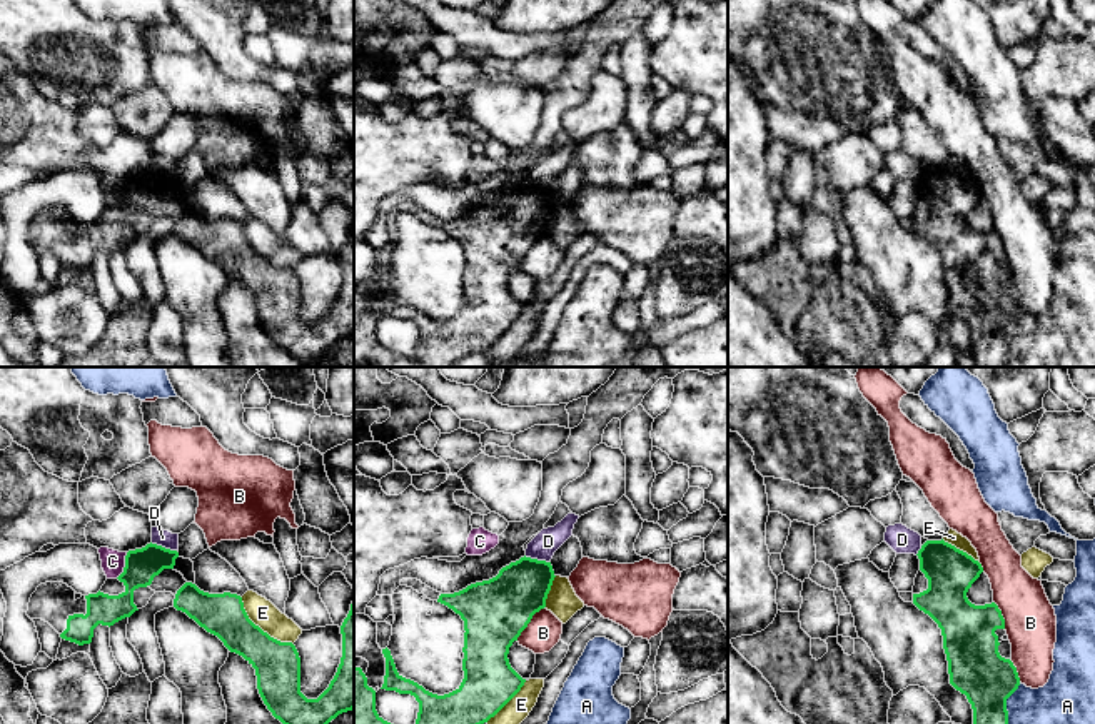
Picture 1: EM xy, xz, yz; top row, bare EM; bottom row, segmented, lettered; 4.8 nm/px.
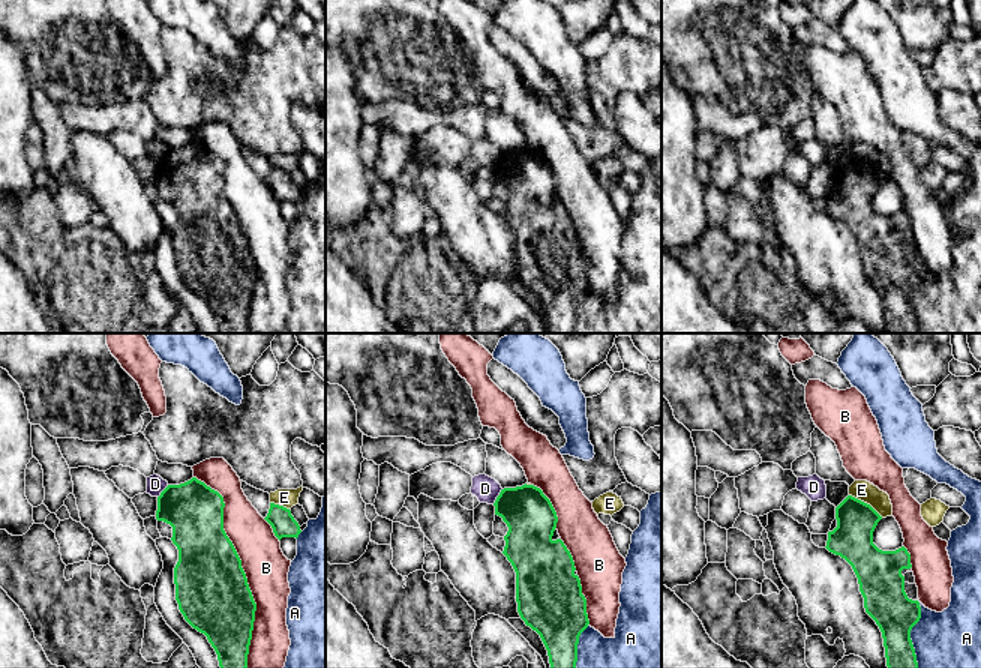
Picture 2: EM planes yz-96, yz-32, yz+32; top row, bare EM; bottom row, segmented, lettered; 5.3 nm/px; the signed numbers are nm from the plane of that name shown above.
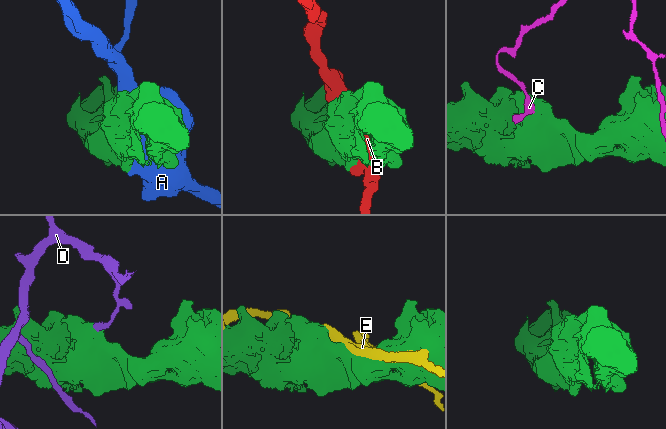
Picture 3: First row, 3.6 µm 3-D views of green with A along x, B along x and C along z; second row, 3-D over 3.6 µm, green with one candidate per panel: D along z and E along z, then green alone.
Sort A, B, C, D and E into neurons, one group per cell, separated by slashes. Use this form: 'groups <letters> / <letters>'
groups A / B / C / D / E

